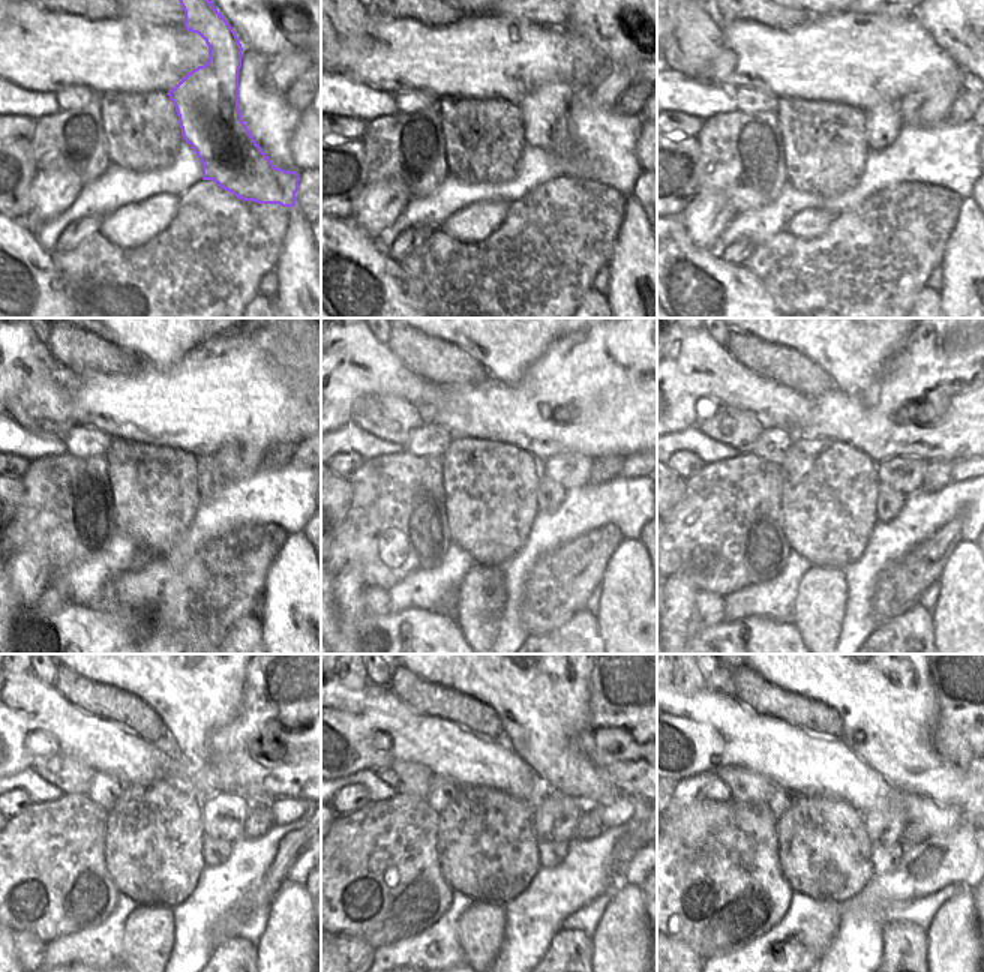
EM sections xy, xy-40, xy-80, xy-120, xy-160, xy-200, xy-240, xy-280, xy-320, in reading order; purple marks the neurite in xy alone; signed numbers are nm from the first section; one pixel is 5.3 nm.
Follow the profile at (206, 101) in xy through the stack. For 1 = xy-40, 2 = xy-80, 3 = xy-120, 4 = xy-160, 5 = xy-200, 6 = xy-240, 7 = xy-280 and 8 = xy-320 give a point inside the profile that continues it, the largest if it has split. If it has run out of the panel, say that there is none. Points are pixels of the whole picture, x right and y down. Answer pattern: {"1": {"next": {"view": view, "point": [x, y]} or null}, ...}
{"1": {"next": {"view": "xy-40", "point": [545, 110]}}, "2": {"next": {"view": "xy-80", "point": [884, 123]}}, "3": {"next": {"view": "xy-120", "point": [210, 480]}}, "4": {"next": {"view": "xy-160", "point": [551, 494]}}, "5": {"next": {"view": "xy-200", "point": [890, 501]}}, "6": {"next": {"view": "xy-240", "point": [215, 852]}}, "7": {"next": {"view": "xy-280", "point": [551, 855]}}, "8": {"next": {"view": "xy-320", "point": [884, 858]}}}

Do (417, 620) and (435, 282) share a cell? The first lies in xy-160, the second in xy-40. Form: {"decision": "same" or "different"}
{"decision": "different"}

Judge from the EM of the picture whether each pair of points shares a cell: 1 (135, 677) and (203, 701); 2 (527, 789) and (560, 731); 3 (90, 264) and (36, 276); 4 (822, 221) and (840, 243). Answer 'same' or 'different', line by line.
1: same
2: different
3: different
4: different

